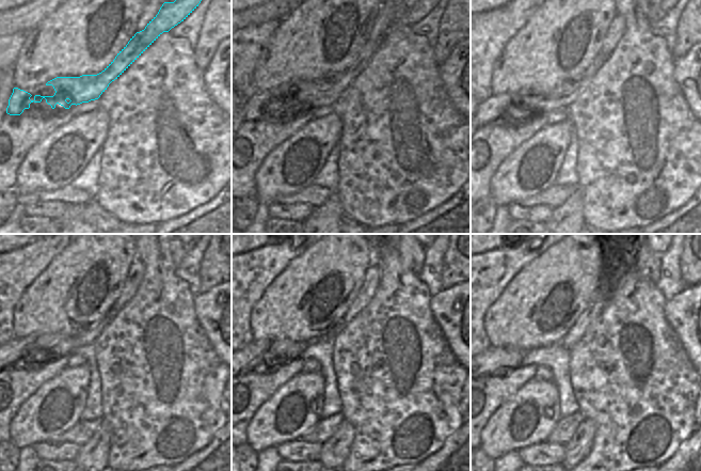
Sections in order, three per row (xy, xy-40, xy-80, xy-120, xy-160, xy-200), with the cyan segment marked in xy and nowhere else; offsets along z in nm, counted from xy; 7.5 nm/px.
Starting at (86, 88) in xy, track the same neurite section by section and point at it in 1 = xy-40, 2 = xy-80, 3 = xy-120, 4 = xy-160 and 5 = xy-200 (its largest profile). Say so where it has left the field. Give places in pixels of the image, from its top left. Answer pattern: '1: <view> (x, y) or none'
1: xy-40 (307, 95)
2: xy-80 (497, 108)
3: xy-120 (34, 351)
4: xy-160 (270, 352)
5: xy-200 (496, 360)

